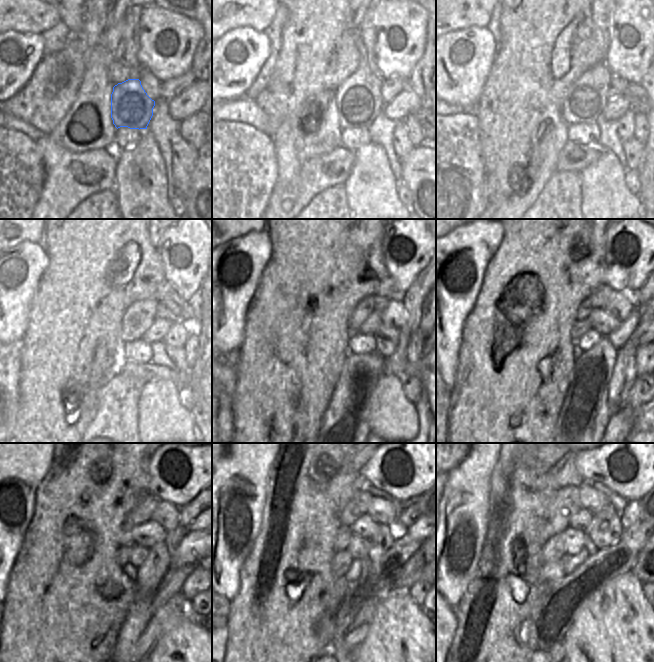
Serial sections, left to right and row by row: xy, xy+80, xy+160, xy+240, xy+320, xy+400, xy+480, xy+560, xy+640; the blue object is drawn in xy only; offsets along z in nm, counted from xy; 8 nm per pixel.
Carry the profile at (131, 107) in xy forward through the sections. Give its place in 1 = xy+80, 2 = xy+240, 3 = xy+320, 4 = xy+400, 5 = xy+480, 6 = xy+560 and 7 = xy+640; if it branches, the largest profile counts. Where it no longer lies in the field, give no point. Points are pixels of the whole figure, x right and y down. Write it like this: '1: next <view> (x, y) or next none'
1: next xy+80 (358, 99)
2: next xy+240 (139, 316)
3: next xy+320 (366, 306)
4: next xy+400 (584, 309)
5: next xy+480 (127, 527)
6: next xy+560 (343, 536)
7: next xy+640 (553, 550)

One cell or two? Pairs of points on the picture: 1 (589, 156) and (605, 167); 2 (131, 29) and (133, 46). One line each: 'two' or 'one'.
1: two
2: one

